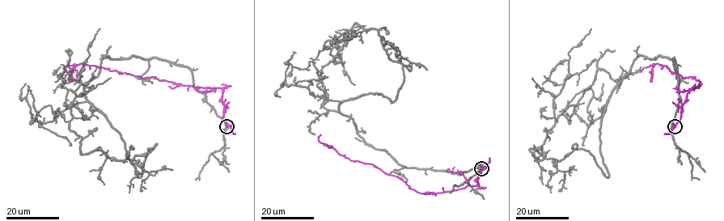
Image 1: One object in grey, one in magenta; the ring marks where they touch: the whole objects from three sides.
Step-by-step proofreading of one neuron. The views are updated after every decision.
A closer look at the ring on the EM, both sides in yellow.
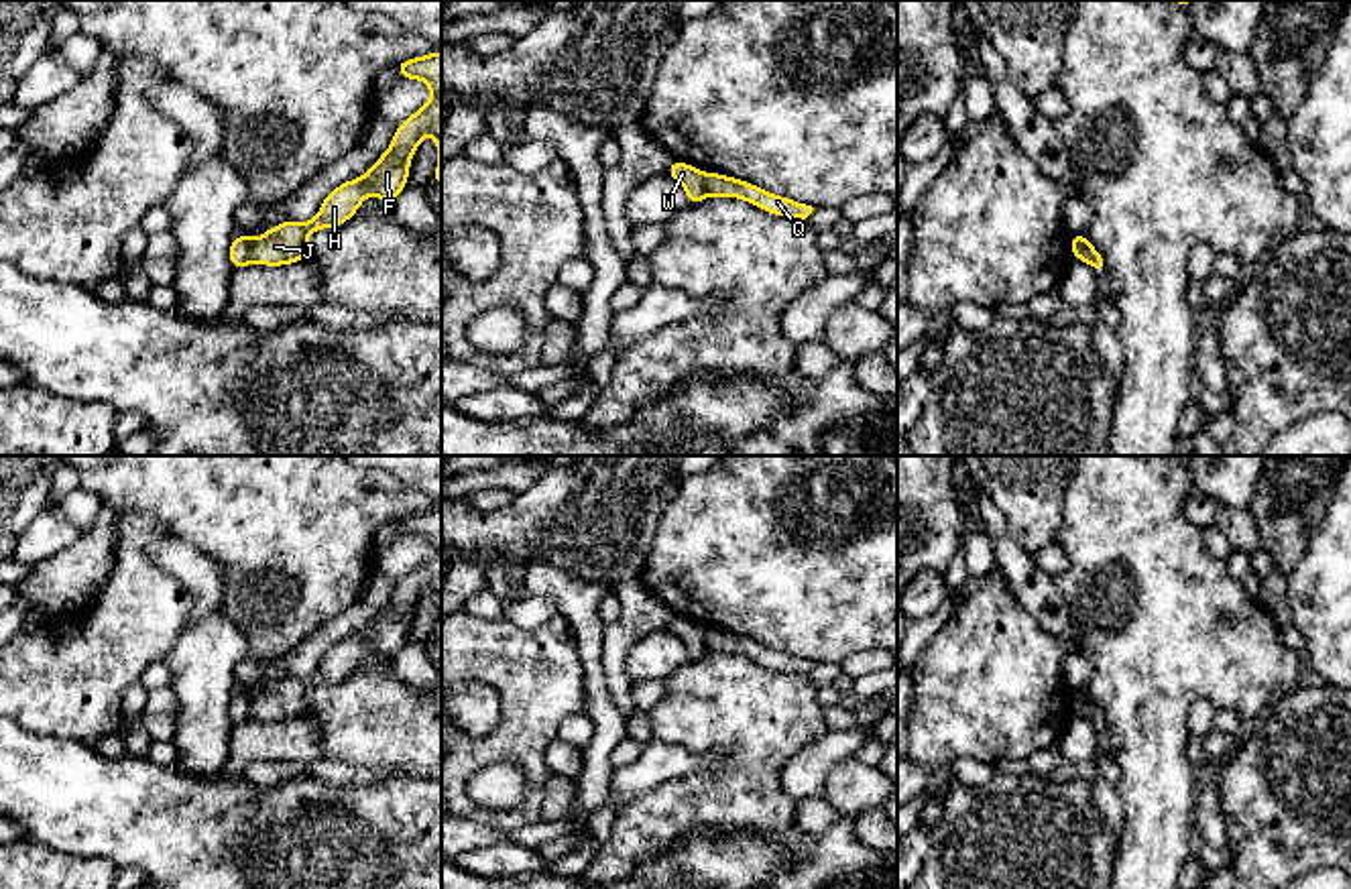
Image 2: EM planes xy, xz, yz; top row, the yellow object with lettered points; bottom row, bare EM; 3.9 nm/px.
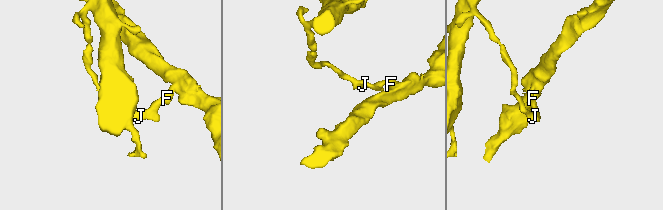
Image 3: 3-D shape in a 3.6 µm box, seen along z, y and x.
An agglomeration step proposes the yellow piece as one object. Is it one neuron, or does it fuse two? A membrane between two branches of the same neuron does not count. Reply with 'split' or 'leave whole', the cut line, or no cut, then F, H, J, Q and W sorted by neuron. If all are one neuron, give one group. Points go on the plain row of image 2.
split | xy (247, 694), (251, 717) | F H J Q / W

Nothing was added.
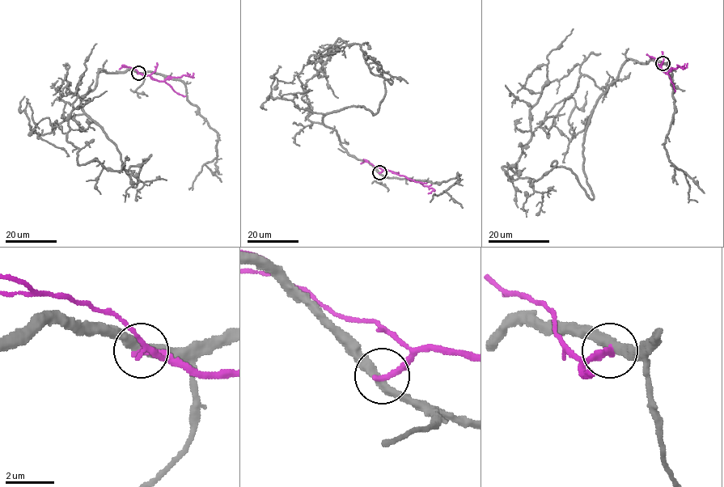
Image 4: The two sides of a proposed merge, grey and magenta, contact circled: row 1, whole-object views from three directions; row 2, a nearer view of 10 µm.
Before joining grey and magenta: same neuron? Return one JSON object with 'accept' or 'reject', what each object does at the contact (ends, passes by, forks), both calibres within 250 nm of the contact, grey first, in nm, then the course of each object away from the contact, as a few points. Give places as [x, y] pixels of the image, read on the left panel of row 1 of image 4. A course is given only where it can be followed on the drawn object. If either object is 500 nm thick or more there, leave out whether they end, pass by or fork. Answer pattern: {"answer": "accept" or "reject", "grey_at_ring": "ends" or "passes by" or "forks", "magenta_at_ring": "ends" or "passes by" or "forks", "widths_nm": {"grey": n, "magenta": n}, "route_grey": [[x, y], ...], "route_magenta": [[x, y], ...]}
{"answer": "reject", "grey_at_ring": "passes by", "magenta_at_ring": "ends", "widths_nm": {"grey": 400, "magenta": 300}, "route_grey": [[137, 73], [99, 69], [81, 104], [134, 187], [150, 154], [127, 171], [79, 165], [67, 140], [96, 44]], "route_magenta": [[137, 73], [158, 81], [182, 75], [192, 77], [187, 73]]}

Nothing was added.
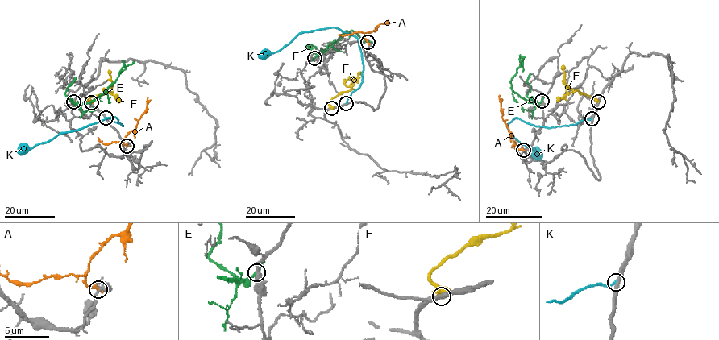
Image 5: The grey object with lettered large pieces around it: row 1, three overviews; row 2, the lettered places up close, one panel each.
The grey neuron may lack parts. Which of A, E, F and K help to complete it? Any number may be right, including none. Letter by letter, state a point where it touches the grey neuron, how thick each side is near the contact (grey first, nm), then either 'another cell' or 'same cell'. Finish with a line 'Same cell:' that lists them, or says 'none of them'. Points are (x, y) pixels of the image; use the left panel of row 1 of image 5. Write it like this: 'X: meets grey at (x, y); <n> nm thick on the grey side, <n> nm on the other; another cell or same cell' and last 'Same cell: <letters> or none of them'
A: meets grey at (126, 146); 190 nm thick on the grey side, 280 nm on the other; another cell
E: meets grey at (73, 101); 500 nm thick on the grey side, 280 nm on the other; another cell
F: meets grey at (91, 102); 400 nm thick on the grey side, 360 nm on the other; another cell
K: meets grey at (105, 118); 380 nm thick on the grey side, 240 nm on the other; same cell
Same cell: K

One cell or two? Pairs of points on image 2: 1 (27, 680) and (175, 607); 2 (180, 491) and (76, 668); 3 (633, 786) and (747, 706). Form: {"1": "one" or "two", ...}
{"1": "one", "2": "two", "3": "two"}

